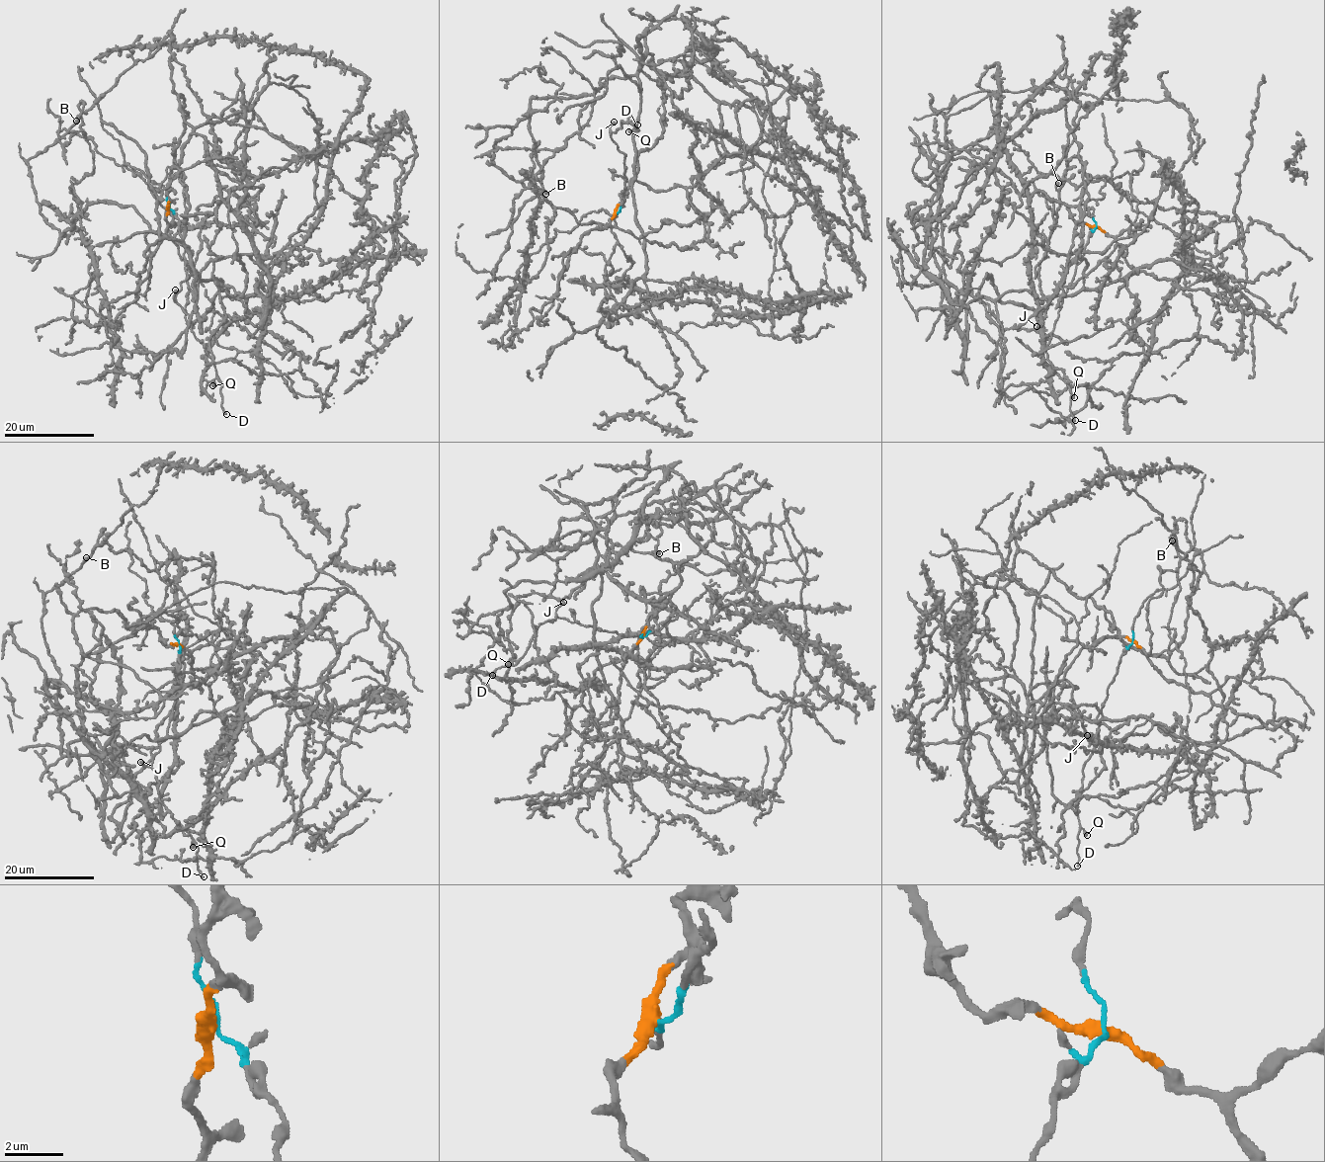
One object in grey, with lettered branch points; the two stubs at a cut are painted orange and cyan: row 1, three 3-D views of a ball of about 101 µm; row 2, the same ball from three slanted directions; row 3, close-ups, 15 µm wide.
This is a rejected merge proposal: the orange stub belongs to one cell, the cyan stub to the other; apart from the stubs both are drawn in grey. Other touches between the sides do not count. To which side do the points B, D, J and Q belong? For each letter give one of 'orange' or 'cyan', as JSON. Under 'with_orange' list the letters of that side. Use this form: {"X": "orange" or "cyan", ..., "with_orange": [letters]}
{"B": "orange", "D": "cyan", "J": "cyan", "Q": "cyan", "with_orange": ["B"]}

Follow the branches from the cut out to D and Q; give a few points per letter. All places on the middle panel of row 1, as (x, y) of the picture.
D: (618, 213), (624, 201), (625, 156), (612, 132), (622, 121), (639, 130), (637, 124)
Q: (618, 213), (624, 201), (625, 156), (611, 139), (612, 132), (621, 128), (621, 121), (634, 124), (628, 131)

